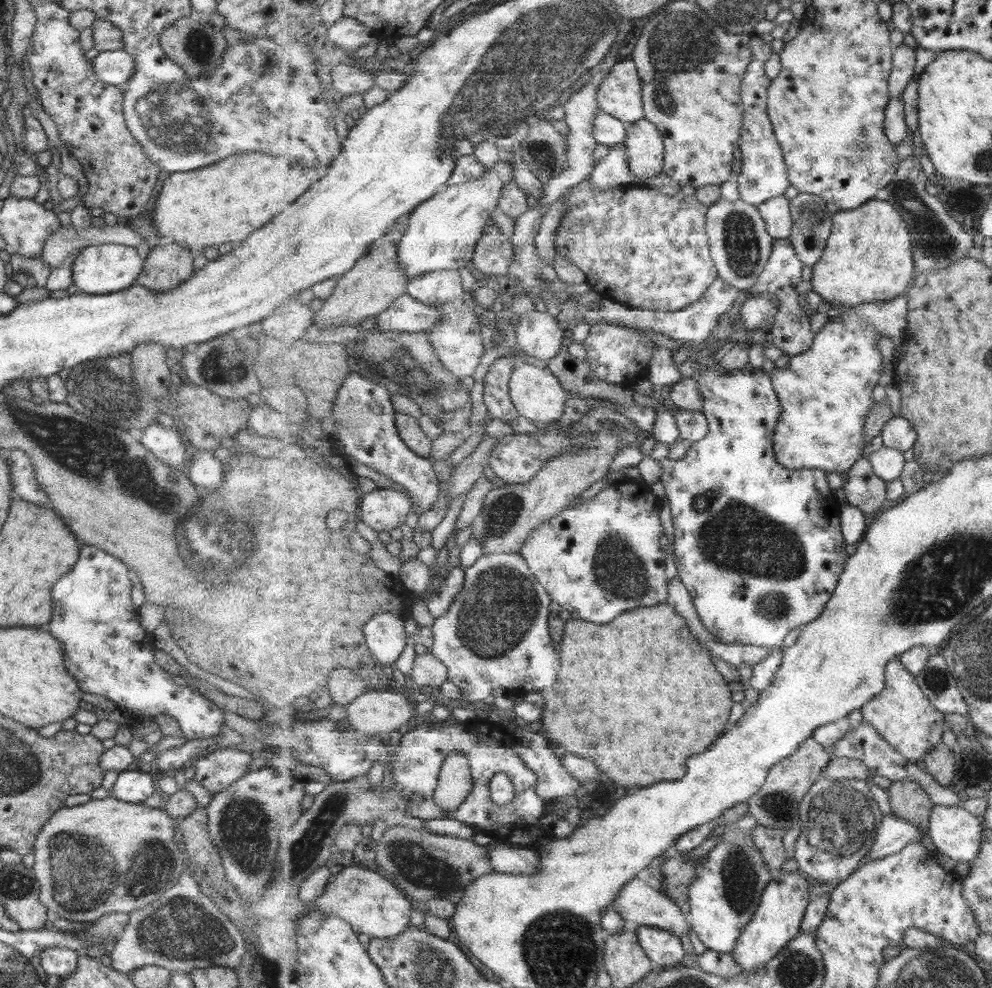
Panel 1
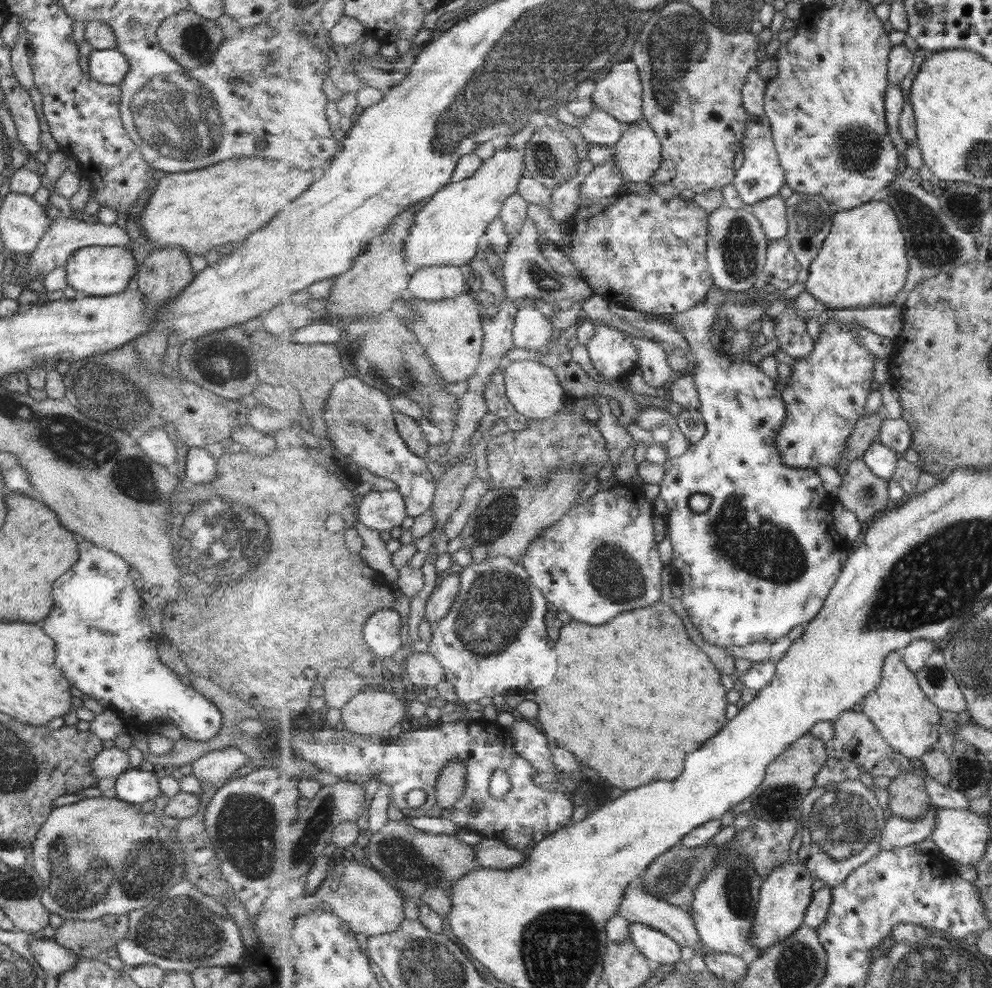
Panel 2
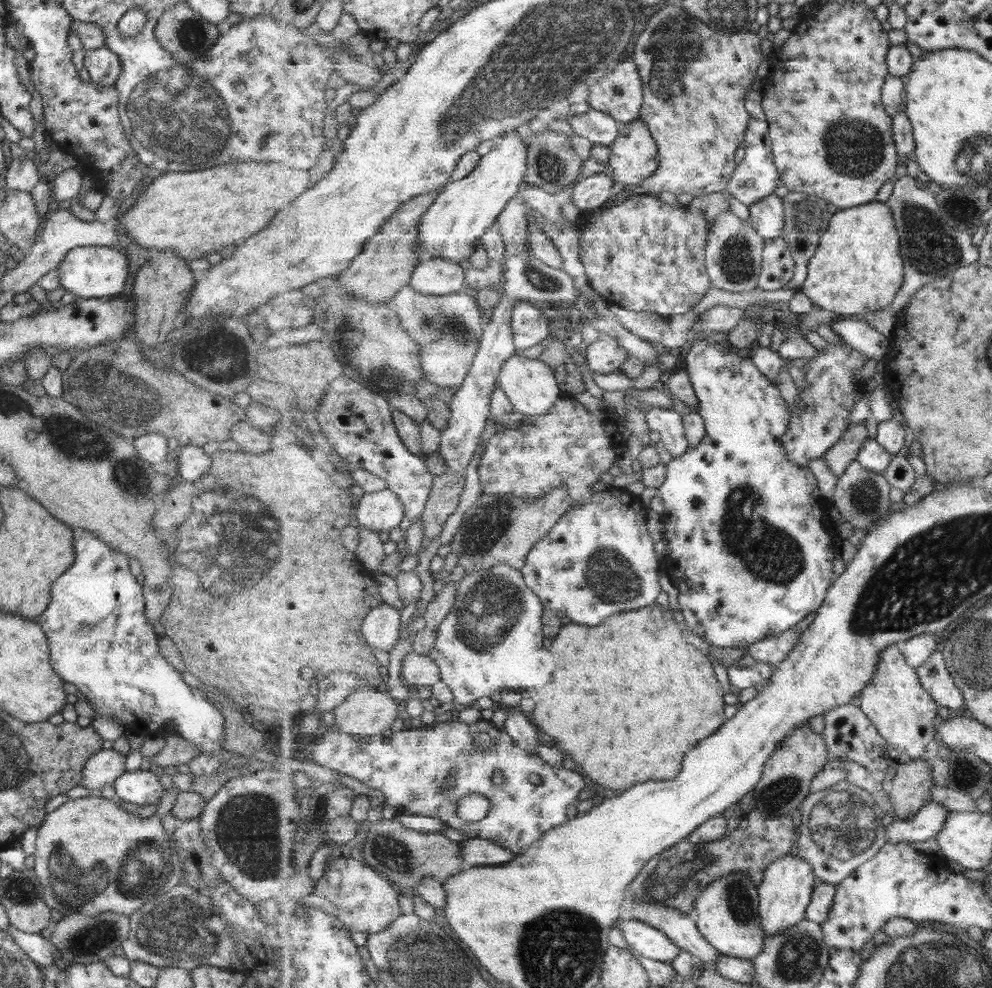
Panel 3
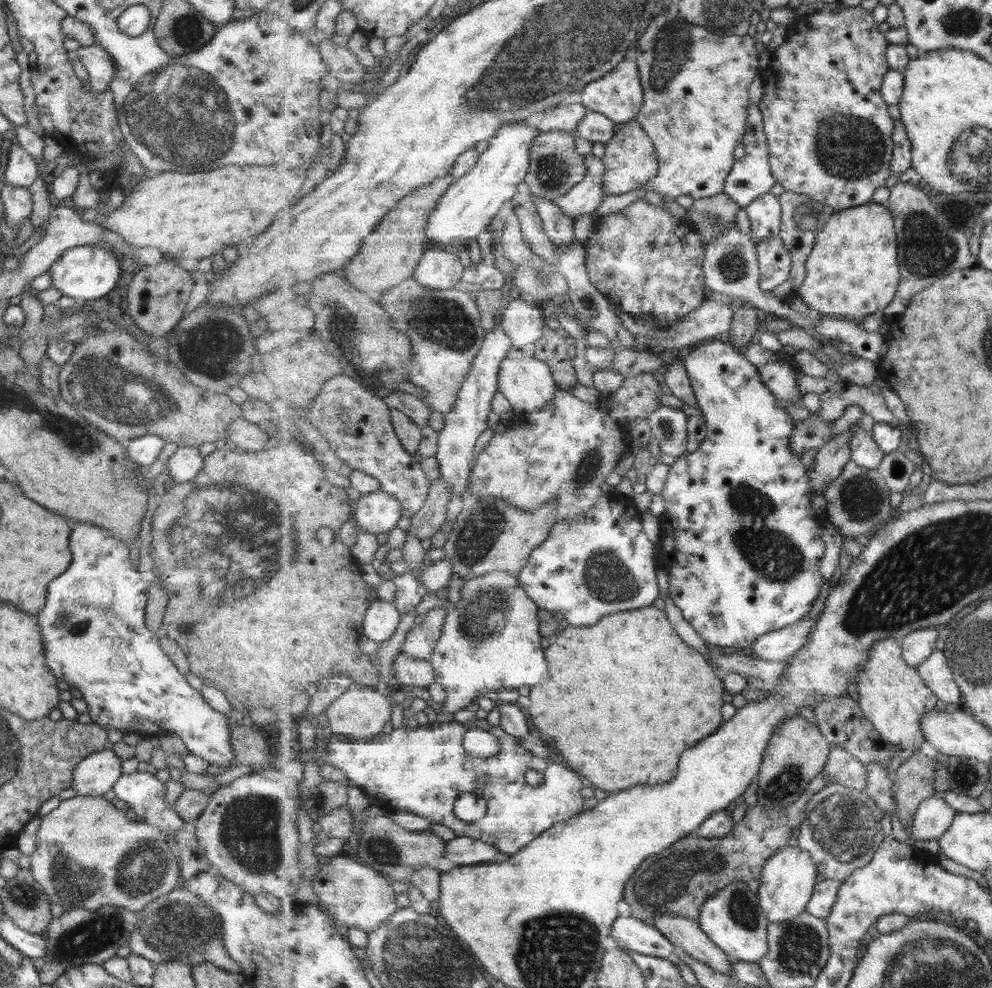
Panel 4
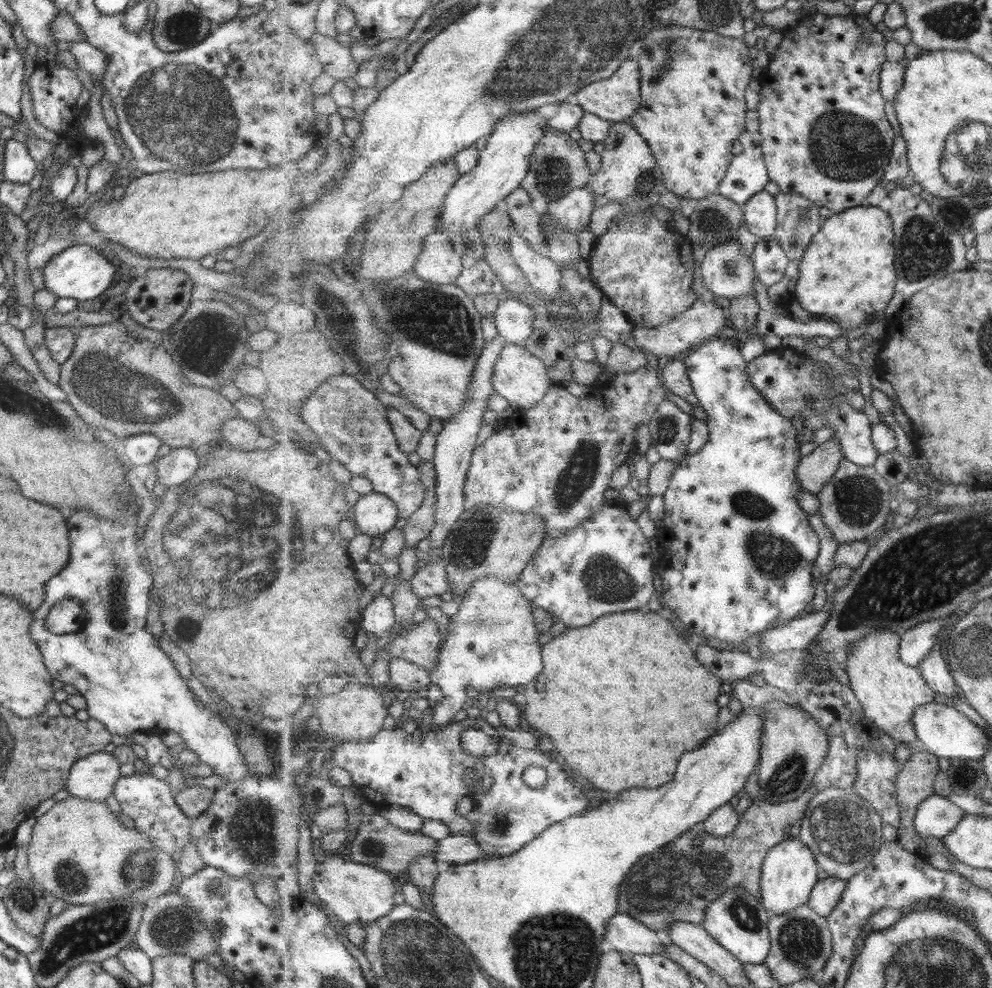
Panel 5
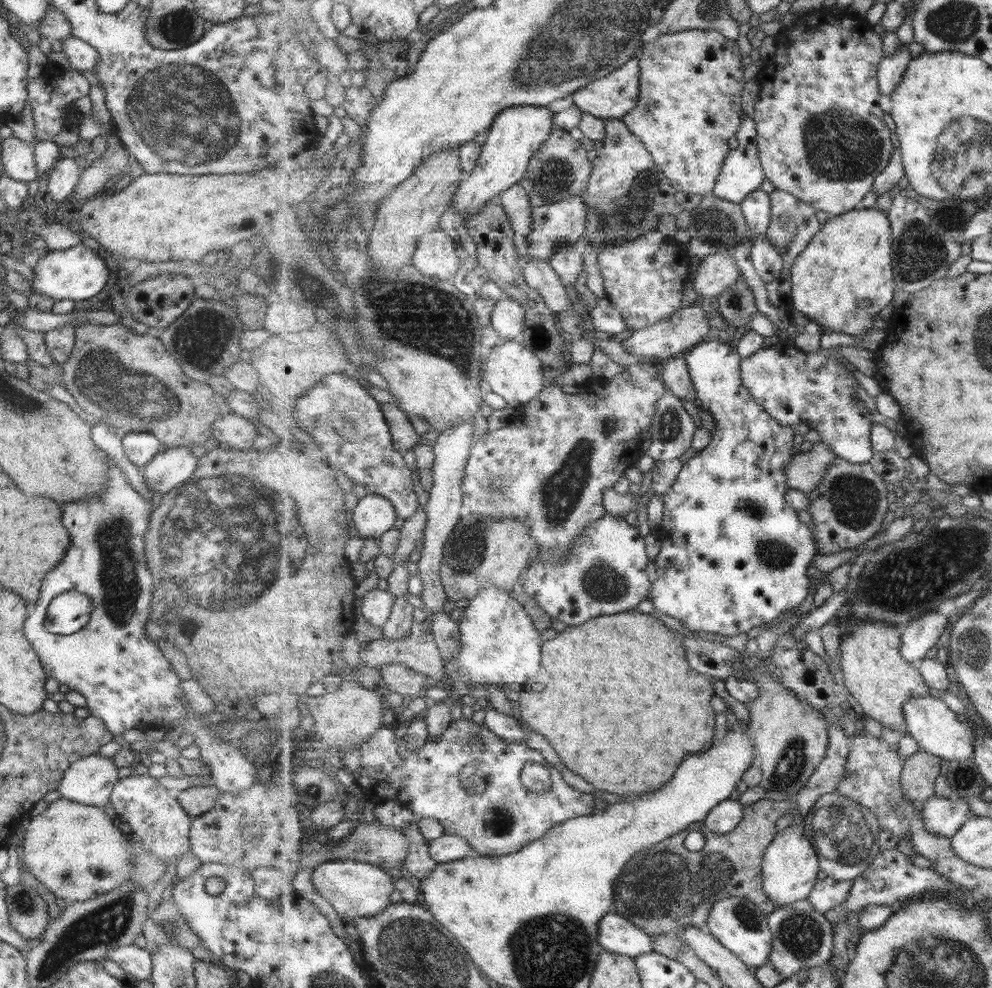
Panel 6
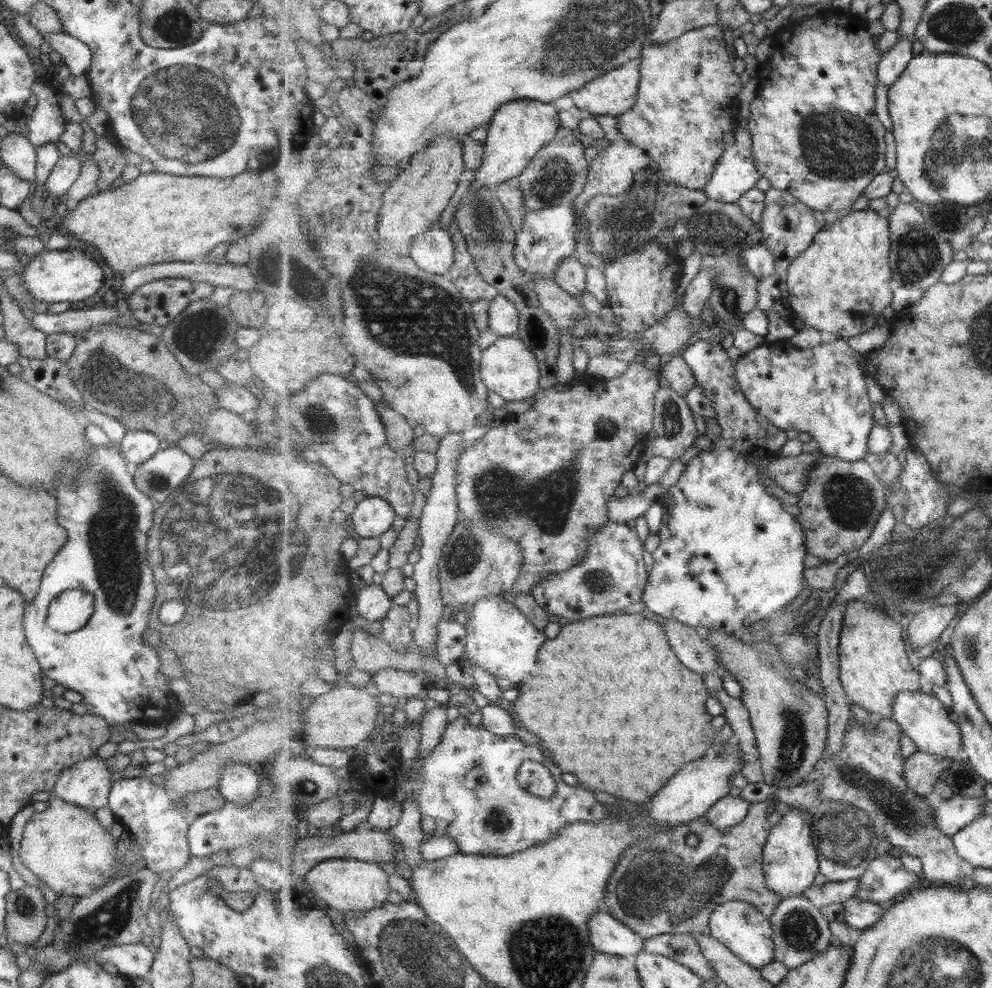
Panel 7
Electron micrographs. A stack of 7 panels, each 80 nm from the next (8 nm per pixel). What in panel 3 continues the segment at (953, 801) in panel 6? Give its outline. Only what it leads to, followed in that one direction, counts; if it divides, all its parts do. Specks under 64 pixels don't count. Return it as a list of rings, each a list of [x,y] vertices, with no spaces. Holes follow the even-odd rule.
[[[935,800],[928,802],[909,821],[894,817],[886,827],[890,843],[925,842],[937,838],[945,828],[950,811]]]

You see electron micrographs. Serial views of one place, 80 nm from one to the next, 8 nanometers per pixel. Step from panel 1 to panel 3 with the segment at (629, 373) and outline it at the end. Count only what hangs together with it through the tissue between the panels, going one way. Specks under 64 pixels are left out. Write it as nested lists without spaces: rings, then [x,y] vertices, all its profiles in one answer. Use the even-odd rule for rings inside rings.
[[[602,334],[588,343],[585,359],[590,369],[601,374],[611,374],[621,370],[630,356],[629,350],[618,341],[618,338]]]

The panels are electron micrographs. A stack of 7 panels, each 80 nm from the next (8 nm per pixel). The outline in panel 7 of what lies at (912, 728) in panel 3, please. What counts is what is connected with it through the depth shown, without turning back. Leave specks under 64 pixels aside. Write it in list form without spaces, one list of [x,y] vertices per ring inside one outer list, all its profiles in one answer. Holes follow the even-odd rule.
[[[853,600],[844,608],[845,618],[843,630],[840,636],[840,666],[841,682],[853,703],[863,707],[870,713],[875,713],[881,718],[894,718],[894,700],[898,694],[903,691],[919,691],[921,688],[922,674],[915,670],[907,658],[903,634],[898,618],[891,618],[887,612],[881,608],[875,608],[875,605],[867,600]]]

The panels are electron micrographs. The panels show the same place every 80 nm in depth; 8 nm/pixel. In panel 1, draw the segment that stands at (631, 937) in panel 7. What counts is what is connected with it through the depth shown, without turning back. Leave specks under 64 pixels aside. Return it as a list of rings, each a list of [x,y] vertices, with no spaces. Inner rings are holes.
[[[638,925],[635,928],[639,943],[651,960],[662,968],[679,966],[685,958],[685,948],[678,935],[652,926]]]

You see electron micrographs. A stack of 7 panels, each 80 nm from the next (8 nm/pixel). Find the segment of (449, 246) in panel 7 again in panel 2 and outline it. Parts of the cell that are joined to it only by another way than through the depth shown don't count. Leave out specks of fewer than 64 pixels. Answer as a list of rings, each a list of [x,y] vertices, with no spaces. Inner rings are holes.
[[[433,266],[412,271],[410,292],[416,297],[430,301],[455,298],[466,294],[473,288],[461,272],[453,266]]]

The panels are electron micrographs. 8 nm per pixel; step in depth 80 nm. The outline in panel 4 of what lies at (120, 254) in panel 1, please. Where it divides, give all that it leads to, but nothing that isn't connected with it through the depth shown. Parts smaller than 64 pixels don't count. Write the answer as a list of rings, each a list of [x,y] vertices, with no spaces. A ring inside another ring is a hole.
[[[83,245],[64,250],[64,254],[55,260],[48,270],[51,286],[63,296],[69,296],[81,303],[81,300],[95,300],[105,296],[117,282],[120,276],[118,256],[115,256],[109,247]]]

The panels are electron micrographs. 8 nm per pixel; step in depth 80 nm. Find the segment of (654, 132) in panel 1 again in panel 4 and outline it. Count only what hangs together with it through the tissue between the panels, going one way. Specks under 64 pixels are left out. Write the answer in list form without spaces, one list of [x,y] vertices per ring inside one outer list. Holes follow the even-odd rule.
[[[638,121],[619,123],[613,140],[606,145],[607,154],[603,158],[606,171],[602,178],[605,191],[609,195],[622,195],[645,186],[658,175],[660,163],[655,144]]]

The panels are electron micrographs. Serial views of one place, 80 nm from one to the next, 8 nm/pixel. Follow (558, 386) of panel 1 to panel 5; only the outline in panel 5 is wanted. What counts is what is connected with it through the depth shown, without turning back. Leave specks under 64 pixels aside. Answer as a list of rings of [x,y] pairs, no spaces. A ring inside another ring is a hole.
[[[509,343],[503,347],[499,360],[495,364],[493,373],[493,386],[497,393],[504,396],[512,408],[531,409],[543,401],[549,393],[553,380],[547,365],[538,356],[535,356],[527,347]]]

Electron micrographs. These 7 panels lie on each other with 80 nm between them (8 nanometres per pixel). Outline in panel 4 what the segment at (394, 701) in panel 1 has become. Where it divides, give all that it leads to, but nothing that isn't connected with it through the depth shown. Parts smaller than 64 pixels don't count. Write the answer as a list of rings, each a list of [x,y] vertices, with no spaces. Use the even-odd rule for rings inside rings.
[[[351,685],[350,689],[336,698],[325,710],[329,726],[324,731],[330,735],[343,735],[356,742],[369,742],[374,737],[383,734],[385,724],[391,720],[393,701],[388,693],[380,694],[377,690]]]

